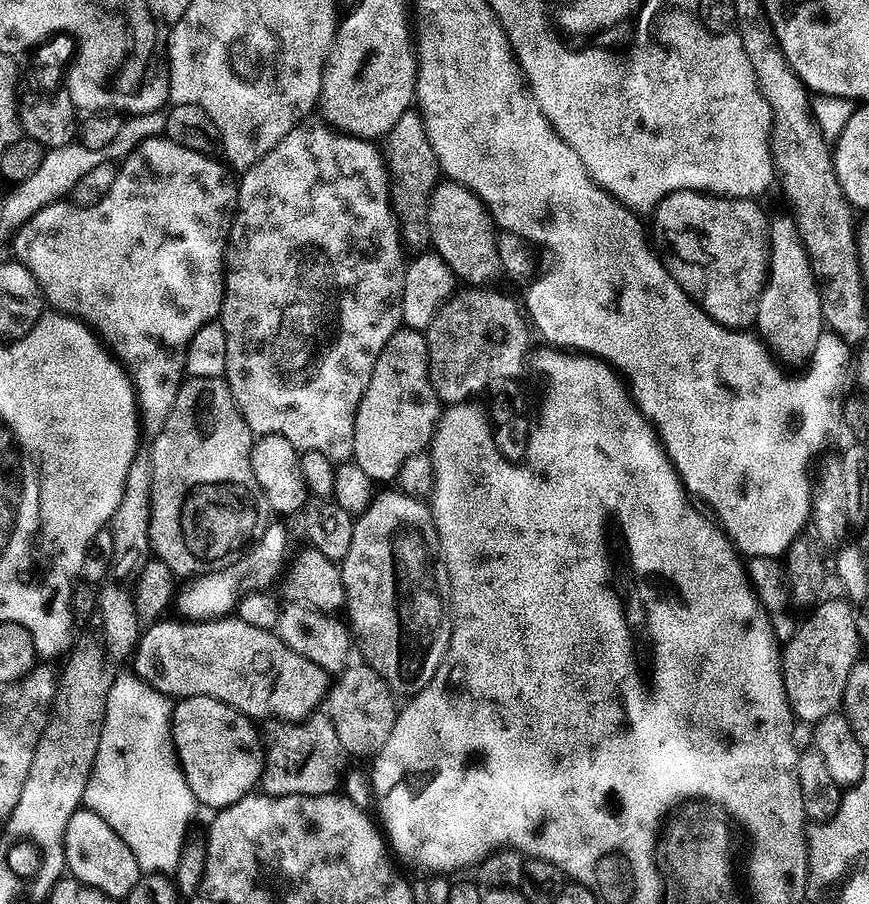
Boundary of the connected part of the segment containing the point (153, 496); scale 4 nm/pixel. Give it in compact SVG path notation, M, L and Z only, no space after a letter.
M223 375L192 376L181 384L174 406L152 440L150 482L150 542L152 556L166 562L178 578L195 578L222 571L238 562L254 537L265 527L266 498L254 478L252 445L254 434L234 402L234 394Z

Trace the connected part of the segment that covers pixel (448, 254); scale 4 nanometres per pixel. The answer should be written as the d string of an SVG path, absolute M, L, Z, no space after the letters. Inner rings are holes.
M451 182L437 184L430 202L430 248L450 266L453 276L464 286L488 286L501 279L496 253L497 229L488 215L487 207L469 188Z

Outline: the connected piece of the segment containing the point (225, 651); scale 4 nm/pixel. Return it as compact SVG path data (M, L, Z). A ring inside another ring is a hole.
M237 616L209 620L168 619L145 627L130 657L130 664L136 667L135 675L165 696L175 699L200 696L218 698L251 720L303 720L325 699L330 684L329 675L316 663L290 650L275 631L249 626Z

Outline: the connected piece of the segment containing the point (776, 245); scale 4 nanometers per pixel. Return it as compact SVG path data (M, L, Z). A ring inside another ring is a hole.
M788 214L773 215L768 222L768 275L758 302L754 328L781 361L789 360L792 364L807 361L826 332L820 285L800 241L798 226Z

